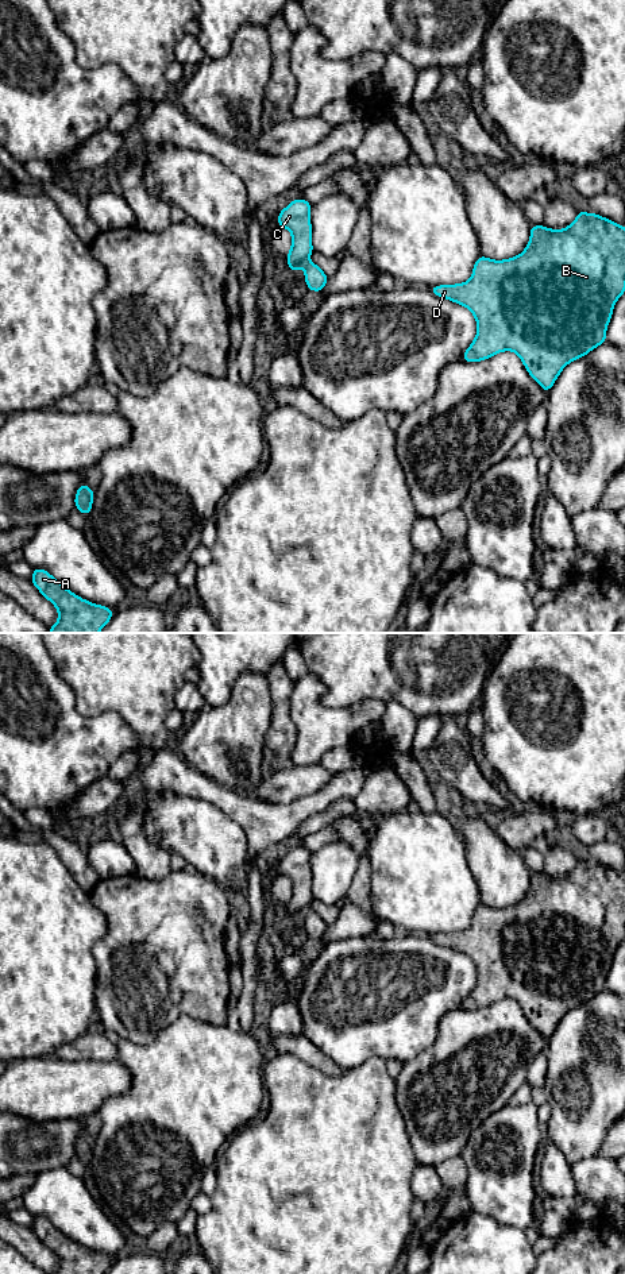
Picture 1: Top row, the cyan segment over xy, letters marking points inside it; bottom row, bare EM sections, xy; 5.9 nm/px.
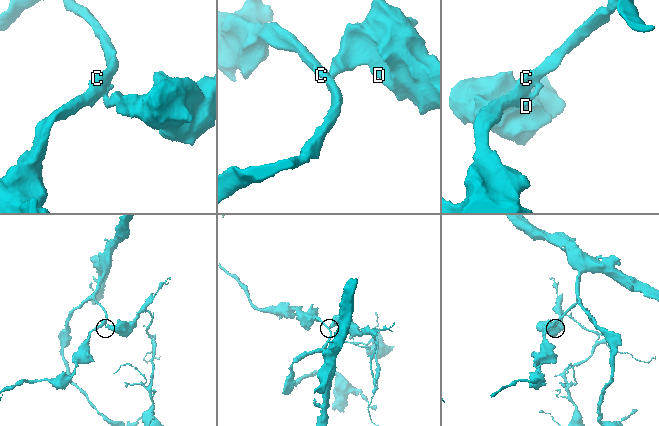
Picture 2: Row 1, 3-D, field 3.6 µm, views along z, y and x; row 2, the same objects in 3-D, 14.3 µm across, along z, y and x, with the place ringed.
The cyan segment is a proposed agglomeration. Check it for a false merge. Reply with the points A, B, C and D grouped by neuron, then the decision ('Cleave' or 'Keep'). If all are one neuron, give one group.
Groups: A C / B D. Cleave

